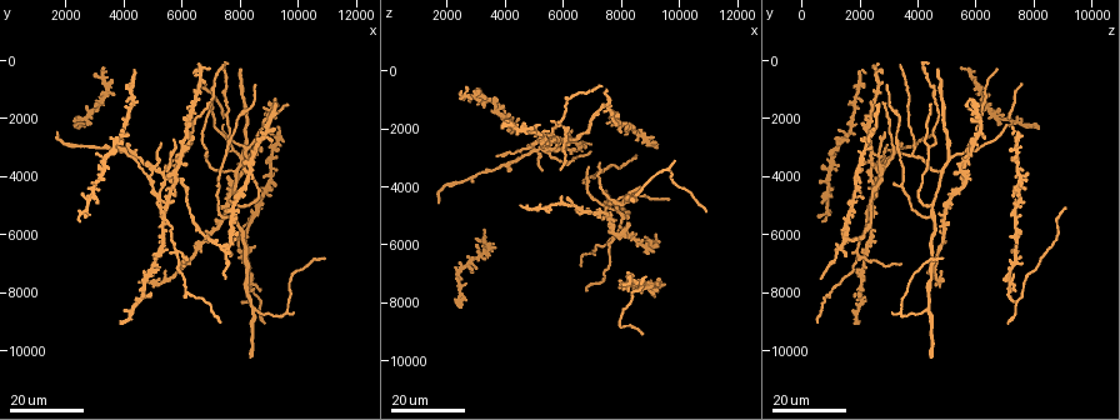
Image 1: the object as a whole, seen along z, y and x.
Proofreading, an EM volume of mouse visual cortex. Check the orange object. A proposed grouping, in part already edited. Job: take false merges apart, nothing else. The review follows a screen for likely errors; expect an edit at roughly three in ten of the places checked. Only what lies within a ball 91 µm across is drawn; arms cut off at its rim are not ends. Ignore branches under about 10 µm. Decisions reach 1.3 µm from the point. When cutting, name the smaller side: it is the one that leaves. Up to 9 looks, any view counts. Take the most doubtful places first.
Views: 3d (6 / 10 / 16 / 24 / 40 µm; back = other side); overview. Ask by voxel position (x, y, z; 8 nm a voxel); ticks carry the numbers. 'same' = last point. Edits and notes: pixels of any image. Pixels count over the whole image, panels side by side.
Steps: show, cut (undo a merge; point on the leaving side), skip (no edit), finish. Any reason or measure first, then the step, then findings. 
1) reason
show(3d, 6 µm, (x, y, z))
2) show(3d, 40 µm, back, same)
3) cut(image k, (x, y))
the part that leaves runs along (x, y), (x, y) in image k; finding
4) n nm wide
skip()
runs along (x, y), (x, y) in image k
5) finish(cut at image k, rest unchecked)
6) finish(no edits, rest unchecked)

three arms meet
show(3d, 16 µm, (7700, 5400, 4400))

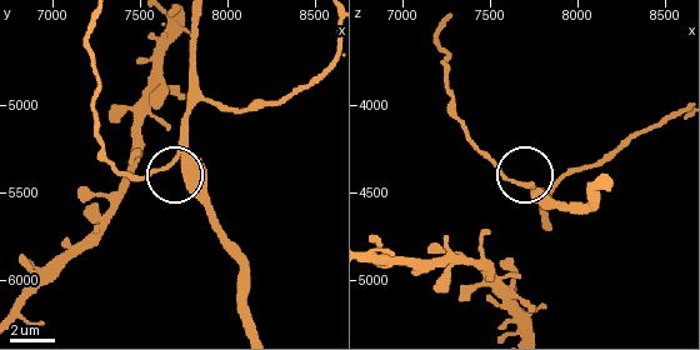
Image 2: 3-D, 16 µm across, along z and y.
zoom in
show(3d, 10 µm, (7700, 5340, 4460))

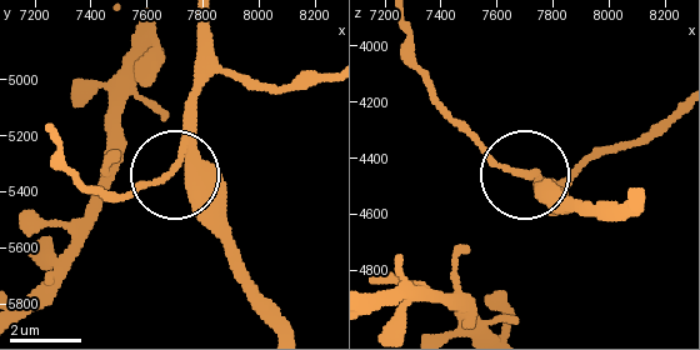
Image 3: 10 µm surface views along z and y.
show(3d, 10 µm, back, (7690, 5330, 4460))

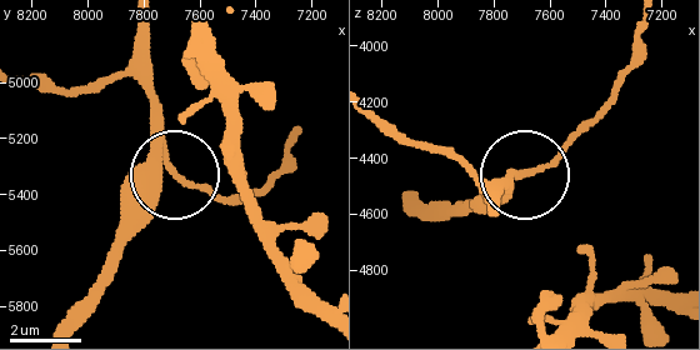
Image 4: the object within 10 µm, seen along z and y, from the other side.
skip()
runs along (139, 23), (158, 156), (231, 201) in image 4; continuous, no second neuron

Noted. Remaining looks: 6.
looks like a crossing
show(3d, 16 µm, (7500, 6700, 1100))

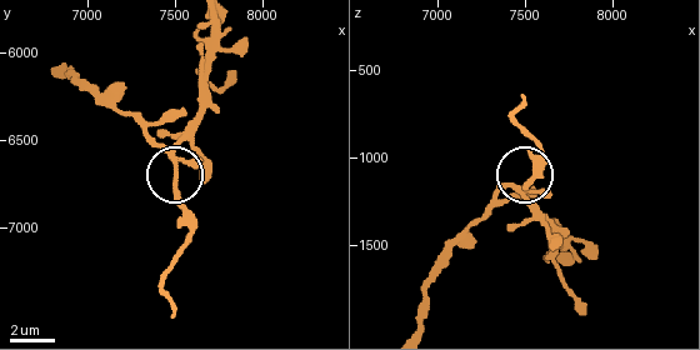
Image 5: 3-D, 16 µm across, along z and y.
zoom in
show(3d, 10 µm, (7500, 6560, 1200))

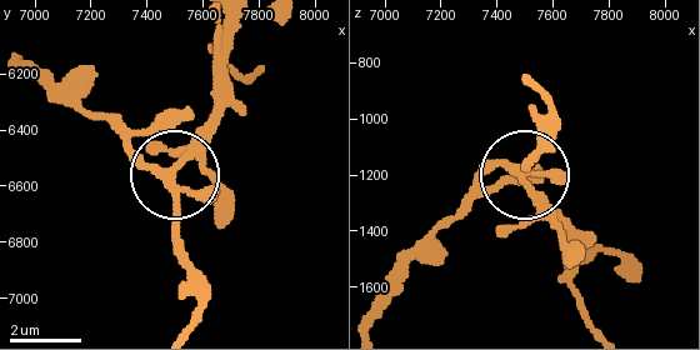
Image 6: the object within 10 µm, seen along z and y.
show(3d, 10 µm, back, (7490, 6570, 1220))

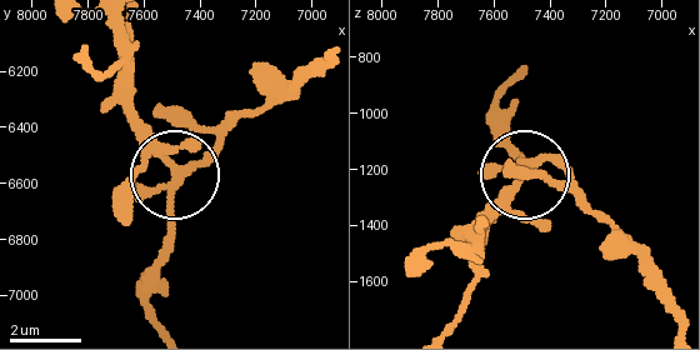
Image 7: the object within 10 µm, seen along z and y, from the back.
220 nm wide
cut(image 7, (168, 233))
the part that leaves runs along (181, 176), (233, 123), (329, 54) in image 7; a second neuron is stuck on

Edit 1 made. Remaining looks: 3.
arms part here
show(3d, 16 µm, (8500, 8500, 4300))

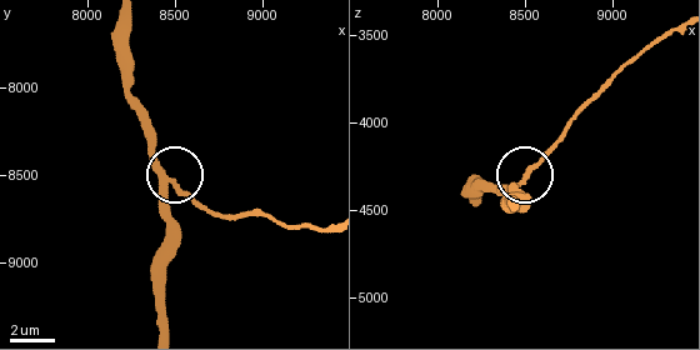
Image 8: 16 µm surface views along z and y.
show(3d, 6 µm, (8480, 8560, 4360))

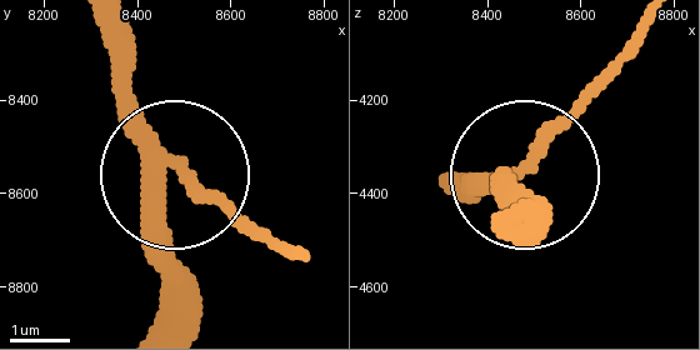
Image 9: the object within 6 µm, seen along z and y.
skip()
runs along (99, 26), (128, 130), (168, 190), (168, 320) in image 9; continuous, no second neuron

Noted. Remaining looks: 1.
finish(cut at image 7, rest unchecked)

